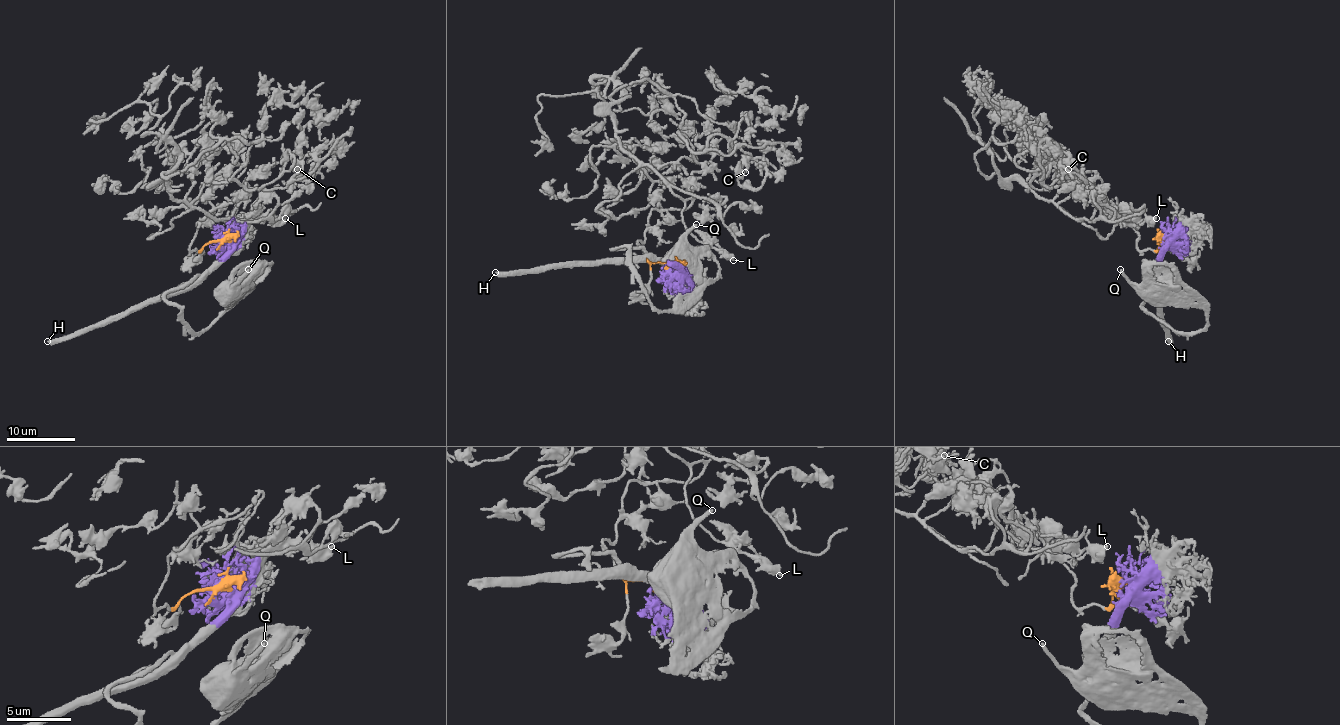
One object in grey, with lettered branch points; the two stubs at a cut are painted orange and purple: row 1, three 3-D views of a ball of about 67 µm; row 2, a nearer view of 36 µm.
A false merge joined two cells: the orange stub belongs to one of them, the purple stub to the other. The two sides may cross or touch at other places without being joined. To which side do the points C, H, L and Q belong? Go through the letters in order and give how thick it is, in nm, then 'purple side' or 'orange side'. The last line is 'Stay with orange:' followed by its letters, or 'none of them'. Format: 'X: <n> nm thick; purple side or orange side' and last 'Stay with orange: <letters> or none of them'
C: 220 nm thick; orange side
H: 440 nm thick; purple side
L: 550 nm thick; orange side
Q: 280 nm thick; purple side
Stay with orange: C, L

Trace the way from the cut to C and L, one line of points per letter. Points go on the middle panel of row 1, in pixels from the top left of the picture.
C: (674, 265), (650, 262), (638, 243), (669, 209), (690, 205), (695, 152), (740, 146), (745, 172)
L: (674, 265), (650, 262), (638, 241), (669, 209), (690, 205), (690, 198), (681, 212), (683, 224), (733, 260)

